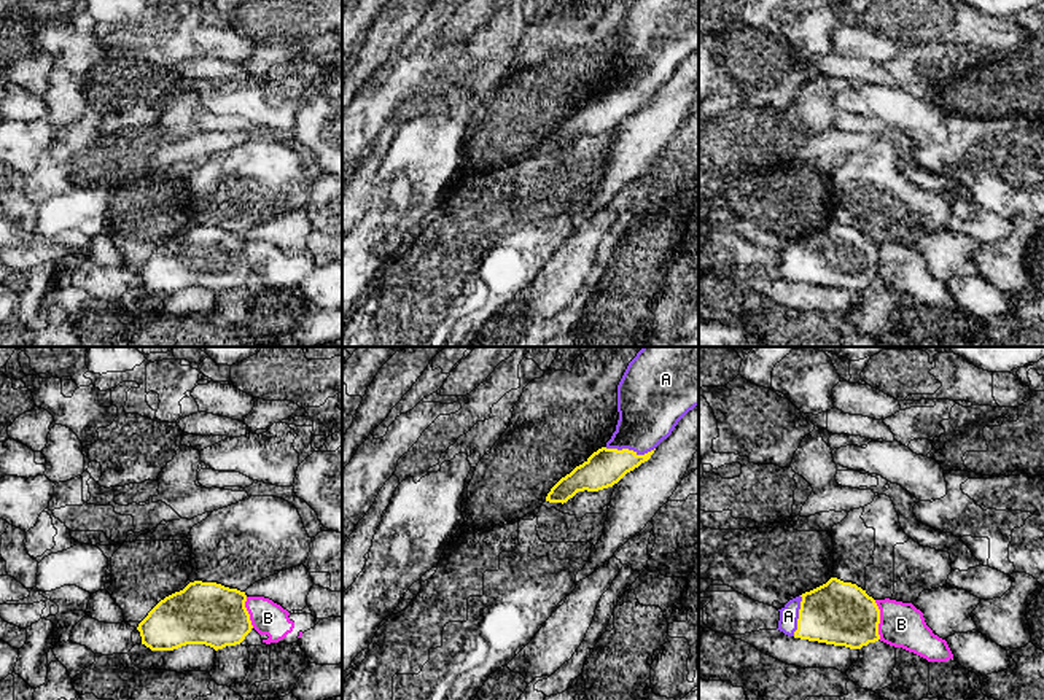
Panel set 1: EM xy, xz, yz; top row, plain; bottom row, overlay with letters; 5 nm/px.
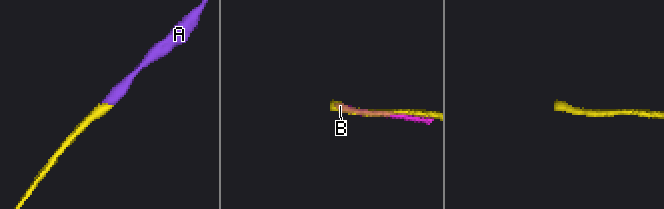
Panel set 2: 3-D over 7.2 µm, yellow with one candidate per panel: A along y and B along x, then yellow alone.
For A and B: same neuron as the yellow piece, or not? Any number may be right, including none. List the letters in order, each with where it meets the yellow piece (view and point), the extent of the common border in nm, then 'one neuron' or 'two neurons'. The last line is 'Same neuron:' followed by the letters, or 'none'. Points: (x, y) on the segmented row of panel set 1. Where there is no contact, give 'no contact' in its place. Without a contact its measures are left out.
A: meets yellow in xz at (631, 451); contact 260 nm long; one neuron
B: meets yellow in yz at (879, 619); contact 200 nm long; two neurons
Same neuron: A

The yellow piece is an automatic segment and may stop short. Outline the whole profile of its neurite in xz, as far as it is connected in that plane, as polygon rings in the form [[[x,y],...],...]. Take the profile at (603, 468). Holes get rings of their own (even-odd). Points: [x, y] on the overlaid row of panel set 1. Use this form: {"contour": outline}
{"contour": [[[643,347],[629,363],[617,385],[619,420],[605,447],[562,477],[547,493],[549,503],[567,503],[578,492],[598,492],[617,484],[648,461],[678,422],[699,406],[699,347]]]}

